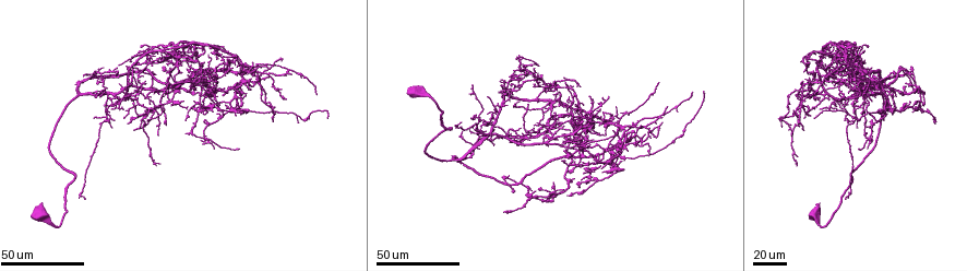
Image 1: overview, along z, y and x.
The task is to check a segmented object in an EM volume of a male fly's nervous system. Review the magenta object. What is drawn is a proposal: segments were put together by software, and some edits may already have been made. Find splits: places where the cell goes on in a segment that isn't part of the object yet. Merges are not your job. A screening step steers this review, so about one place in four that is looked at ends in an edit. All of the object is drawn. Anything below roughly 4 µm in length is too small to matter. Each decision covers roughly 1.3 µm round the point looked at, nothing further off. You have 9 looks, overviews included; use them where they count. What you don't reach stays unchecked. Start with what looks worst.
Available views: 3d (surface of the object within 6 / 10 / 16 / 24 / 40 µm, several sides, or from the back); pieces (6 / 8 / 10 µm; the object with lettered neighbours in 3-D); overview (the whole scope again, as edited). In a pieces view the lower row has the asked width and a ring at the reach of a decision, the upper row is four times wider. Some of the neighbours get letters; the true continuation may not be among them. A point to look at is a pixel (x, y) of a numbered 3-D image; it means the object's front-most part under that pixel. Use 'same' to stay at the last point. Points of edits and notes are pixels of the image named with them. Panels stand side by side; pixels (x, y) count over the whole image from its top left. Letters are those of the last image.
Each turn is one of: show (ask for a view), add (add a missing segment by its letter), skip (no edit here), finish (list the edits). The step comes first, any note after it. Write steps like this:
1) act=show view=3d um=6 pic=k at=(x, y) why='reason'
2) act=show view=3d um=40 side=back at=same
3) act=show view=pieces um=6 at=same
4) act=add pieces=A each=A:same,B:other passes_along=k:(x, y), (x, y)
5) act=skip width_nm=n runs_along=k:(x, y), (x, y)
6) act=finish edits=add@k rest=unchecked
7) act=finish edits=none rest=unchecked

act=show view=3d um=24 pic=1 at=(849, 68) why='thin end'

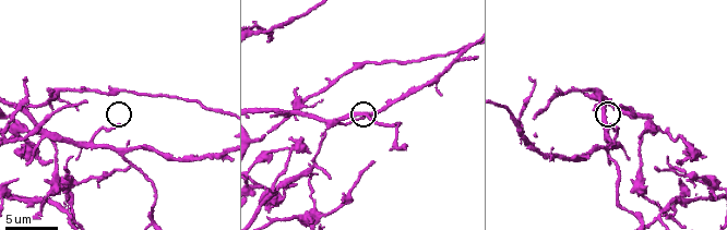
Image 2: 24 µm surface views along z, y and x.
act=show view=pieces um=8 pic=2 at=(360, 117) why='see the neighbours'

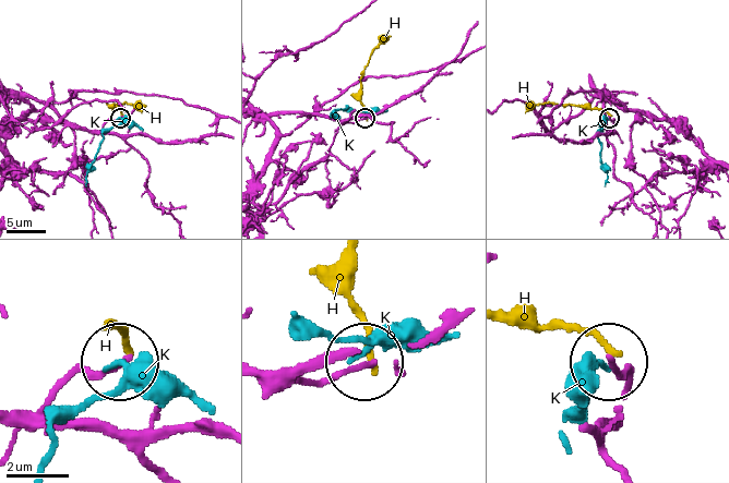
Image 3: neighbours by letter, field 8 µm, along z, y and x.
act=skip each=H:other,K:other runs_along=3:(264, 375), (327, 381), (363, 367) found='no lettered segment goes on from it'

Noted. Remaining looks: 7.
act=show view=3d um=24 pic=1 at=(129, 122) why='thin end'

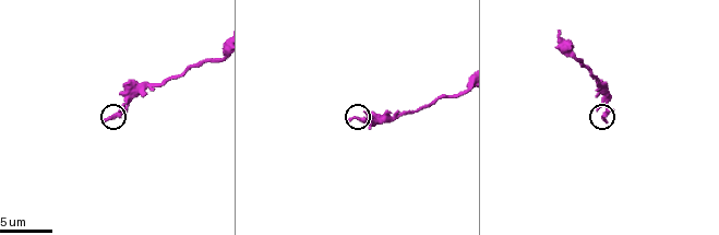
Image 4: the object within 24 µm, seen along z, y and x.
act=show view=pieces um=10 pic=4 at=(105, 118)

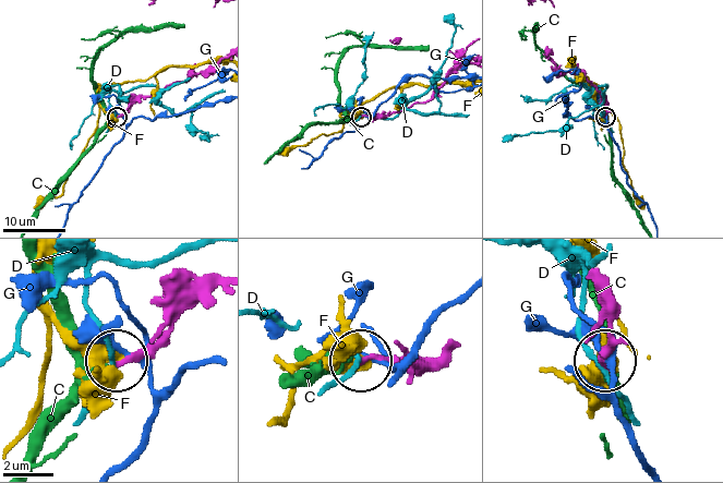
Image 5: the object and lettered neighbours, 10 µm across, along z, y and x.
act=skip width_nm=180 each=C:other,D:other,F:other,G:other found='none of them fits'

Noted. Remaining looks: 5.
act=show view=3d um=24 pic=1 at=(575, 179) why='free end'

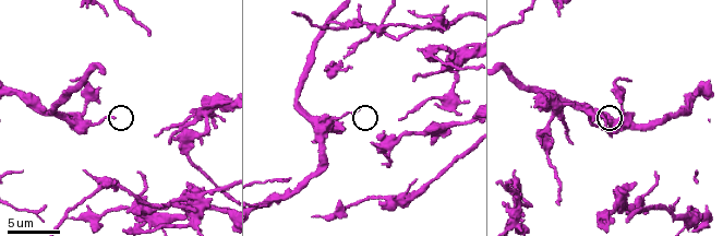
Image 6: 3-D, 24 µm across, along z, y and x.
act=show view=pieces um=10 pic=6 at=(112, 116)

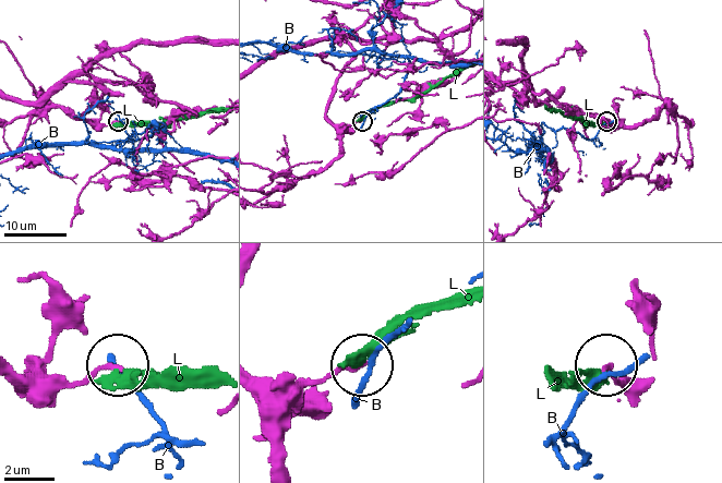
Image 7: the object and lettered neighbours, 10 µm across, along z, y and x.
act=skip each=B:other,L:other found='no lettered segment goes on from it'

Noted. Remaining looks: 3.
act=show view=3d um=10 pic=2 at=(550, 160) why='branch stops here'

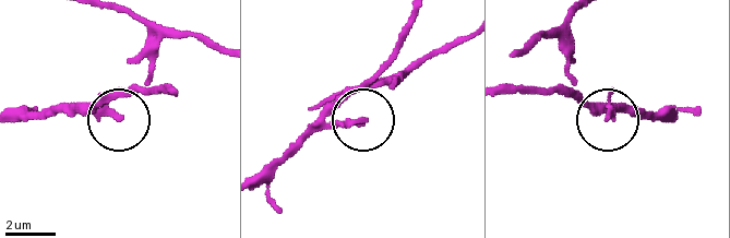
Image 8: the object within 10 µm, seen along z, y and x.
act=show view=pieces um=10 pic=8 at=(365, 121)

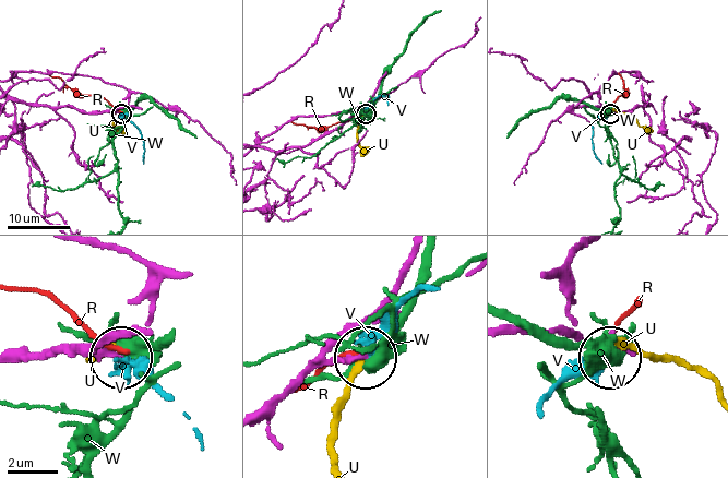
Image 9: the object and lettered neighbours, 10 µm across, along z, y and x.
act=skip width_nm=210 each=R:other,U:other,V:other,W:other runs_along=9:(263, 415), (313, 369), (361, 359) found='none of them fits'

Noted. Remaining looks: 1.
act=finish edits=none rest=unchecked

